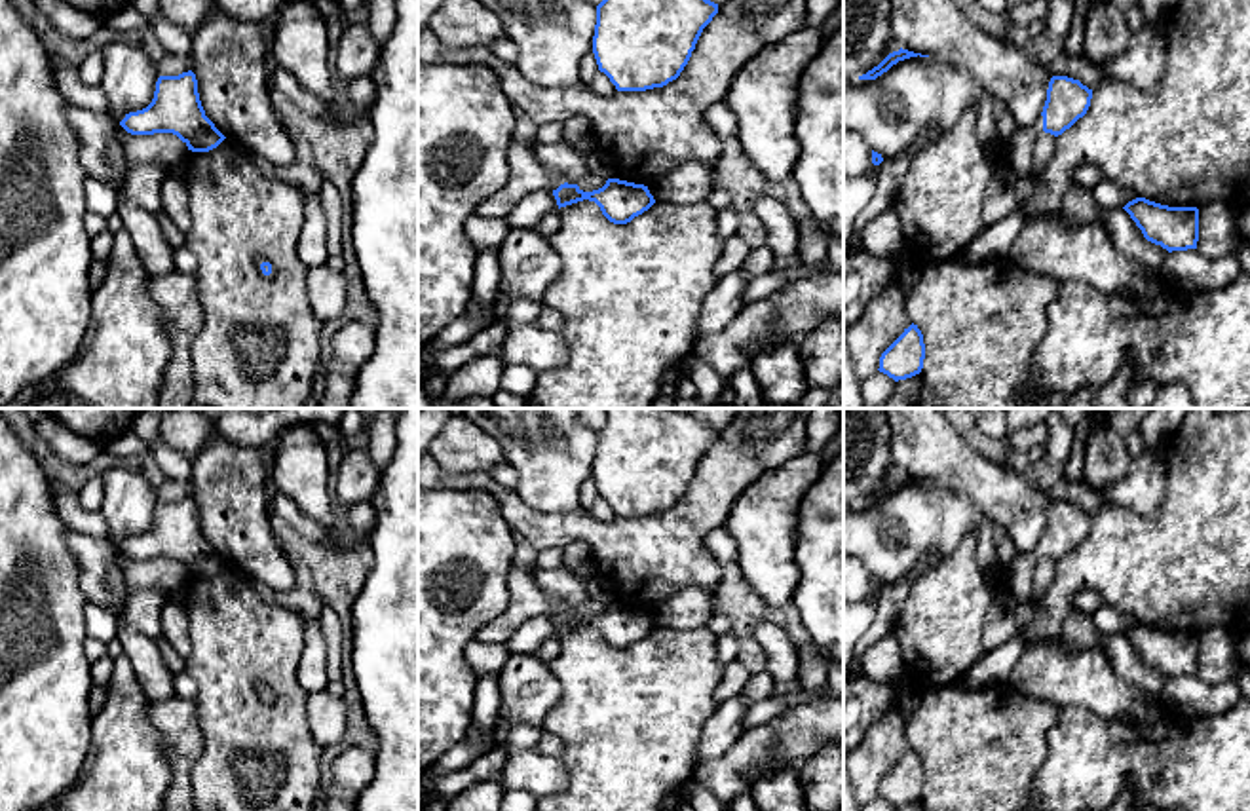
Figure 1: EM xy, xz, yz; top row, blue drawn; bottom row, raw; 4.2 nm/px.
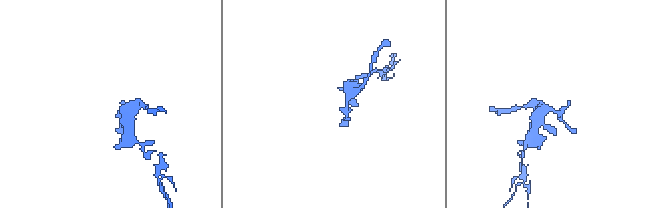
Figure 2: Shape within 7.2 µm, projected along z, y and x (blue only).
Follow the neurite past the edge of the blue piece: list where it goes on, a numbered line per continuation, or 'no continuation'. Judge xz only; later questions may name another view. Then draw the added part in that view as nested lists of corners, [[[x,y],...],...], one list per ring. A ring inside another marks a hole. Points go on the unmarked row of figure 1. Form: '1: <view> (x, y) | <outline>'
1: xz (565, 585) | [[[534,566],[532,577],[543,593],[557,598],[568,610],[578,610],[591,596],[589,579],[579,577],[568,568],[541,570]]]

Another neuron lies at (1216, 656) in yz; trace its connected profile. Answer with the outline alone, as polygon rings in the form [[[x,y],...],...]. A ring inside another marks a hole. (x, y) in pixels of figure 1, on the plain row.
[[[1210,627],[1199,634],[1197,676],[1206,684],[1222,684],[1235,678],[1237,659],[1233,636],[1223,627]]]

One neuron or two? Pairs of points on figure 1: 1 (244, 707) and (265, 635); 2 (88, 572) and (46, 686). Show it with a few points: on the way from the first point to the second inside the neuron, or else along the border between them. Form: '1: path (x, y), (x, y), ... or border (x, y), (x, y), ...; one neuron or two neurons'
1: path (244, 690), (244, 656), (247, 652); one neuron
2: border (67, 546), (76, 563), (78, 584), (88, 599); two neurons

